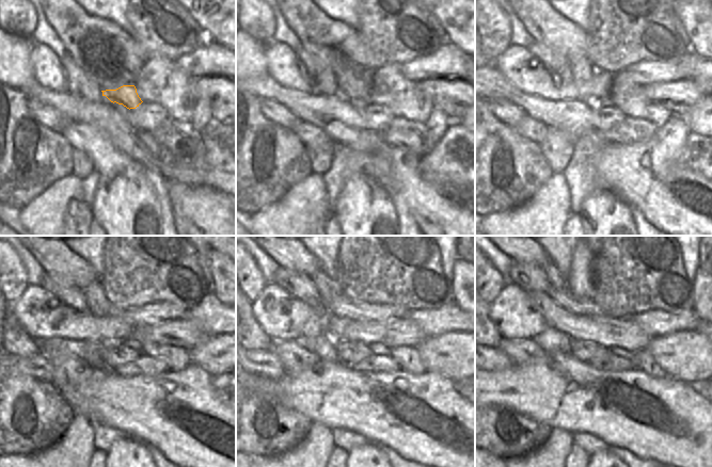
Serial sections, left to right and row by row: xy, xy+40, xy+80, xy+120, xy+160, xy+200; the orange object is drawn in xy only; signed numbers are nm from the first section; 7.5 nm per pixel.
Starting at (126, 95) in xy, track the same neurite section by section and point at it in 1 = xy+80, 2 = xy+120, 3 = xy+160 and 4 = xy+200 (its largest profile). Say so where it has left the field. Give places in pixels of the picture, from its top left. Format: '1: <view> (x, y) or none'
1: xy+80 (597, 84)
2: xy+120 (114, 328)
3: xy+160 (330, 289)
4: xy+200 (557, 280)

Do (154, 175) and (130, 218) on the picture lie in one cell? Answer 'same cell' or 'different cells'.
different cells

